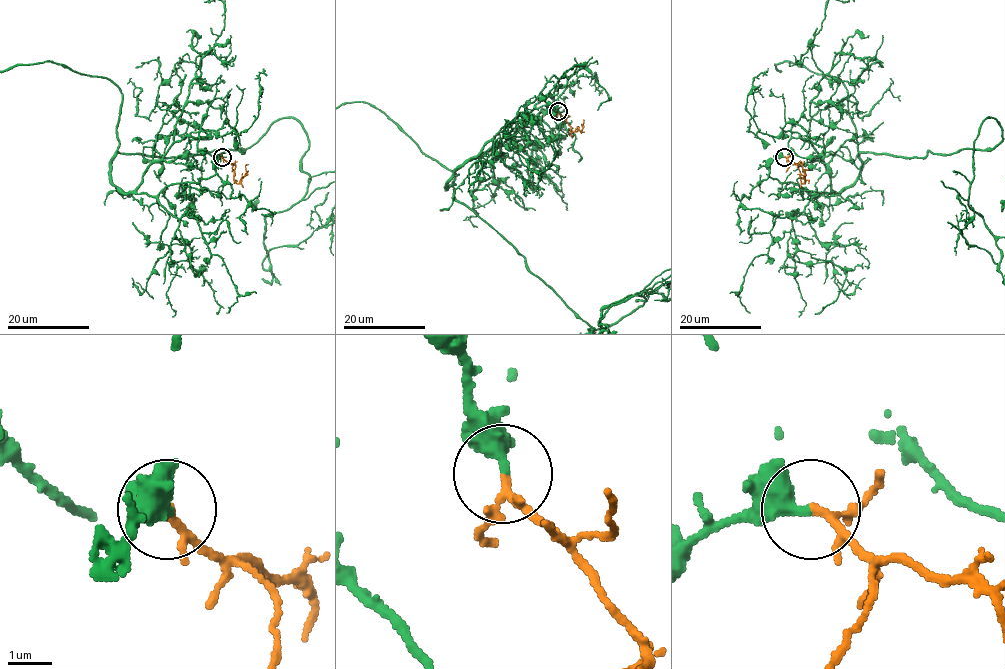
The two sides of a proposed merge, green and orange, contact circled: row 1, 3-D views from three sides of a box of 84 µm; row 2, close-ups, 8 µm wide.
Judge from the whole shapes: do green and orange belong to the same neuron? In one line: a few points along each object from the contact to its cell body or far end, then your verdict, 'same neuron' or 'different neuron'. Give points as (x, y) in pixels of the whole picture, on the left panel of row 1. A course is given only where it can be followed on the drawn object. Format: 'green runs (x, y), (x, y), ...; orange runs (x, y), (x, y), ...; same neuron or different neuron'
green runs (221, 156), (206, 178), (124, 193), (108, 79), (51, 62); orange runs (221, 156), (235, 165), (234, 180), (237, 183), (247, 174), (247, 164); same neuron

